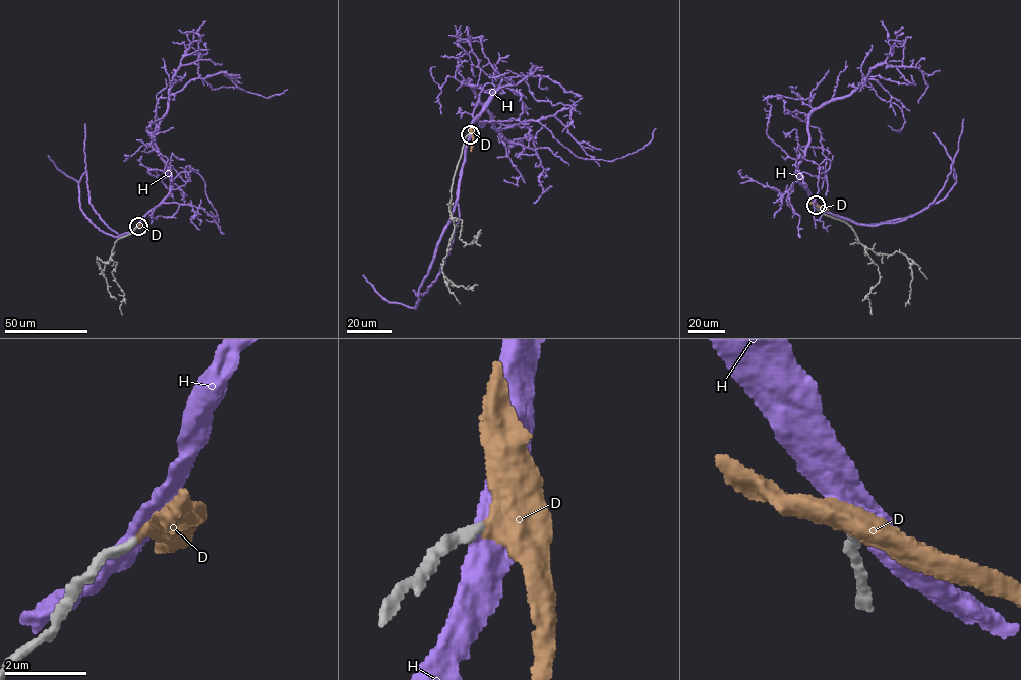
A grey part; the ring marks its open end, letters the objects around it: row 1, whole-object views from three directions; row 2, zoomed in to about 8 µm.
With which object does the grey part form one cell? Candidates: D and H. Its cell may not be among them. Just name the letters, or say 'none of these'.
D

